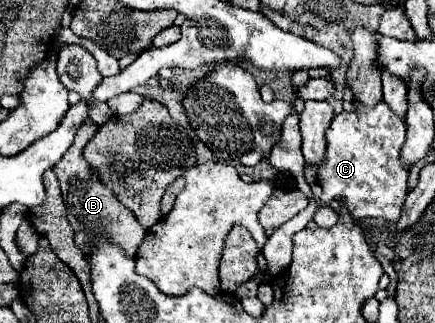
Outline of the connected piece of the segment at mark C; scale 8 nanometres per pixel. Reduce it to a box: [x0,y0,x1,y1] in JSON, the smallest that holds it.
[317,103,409,223]

